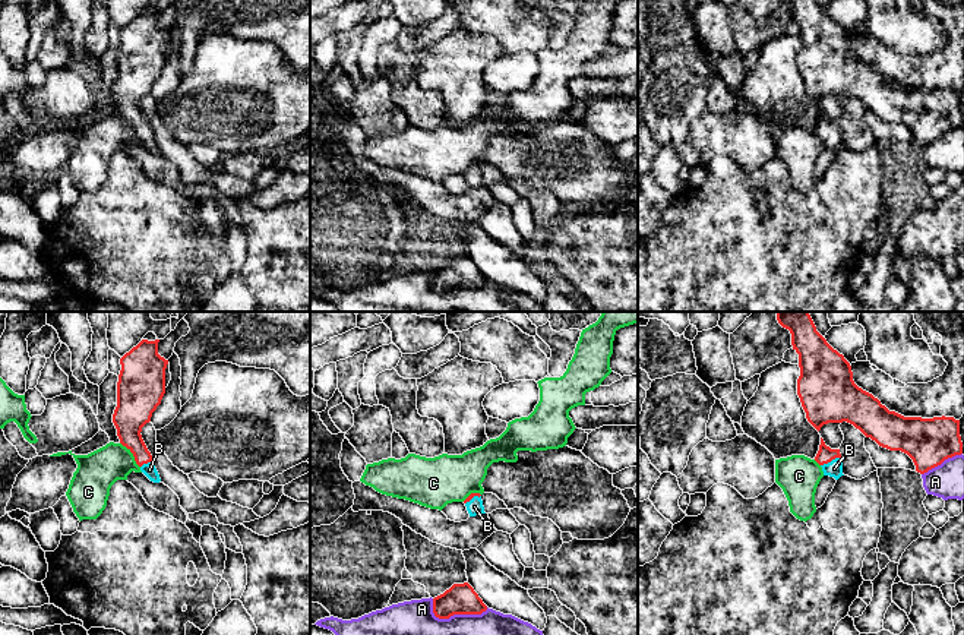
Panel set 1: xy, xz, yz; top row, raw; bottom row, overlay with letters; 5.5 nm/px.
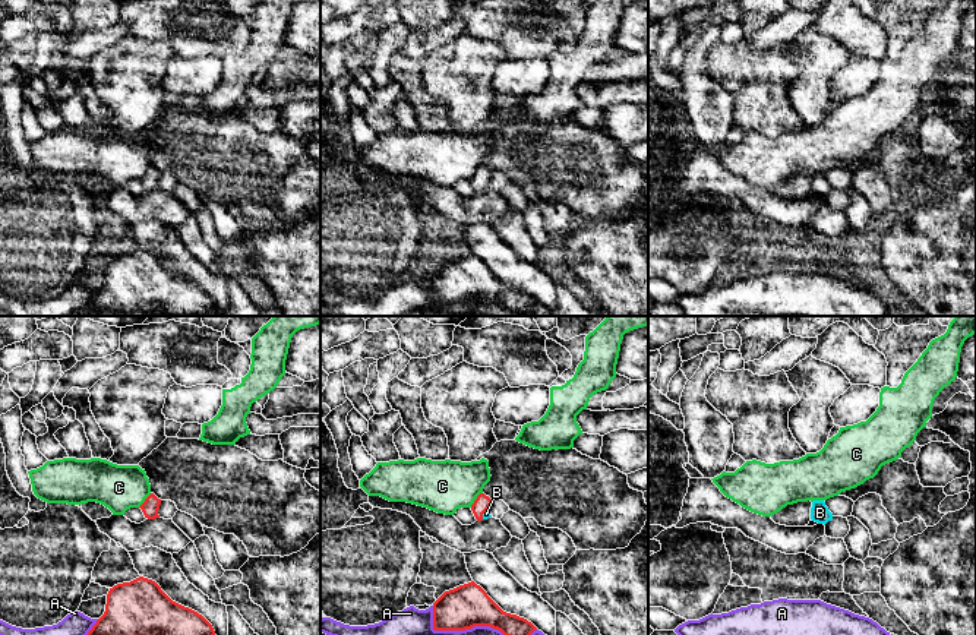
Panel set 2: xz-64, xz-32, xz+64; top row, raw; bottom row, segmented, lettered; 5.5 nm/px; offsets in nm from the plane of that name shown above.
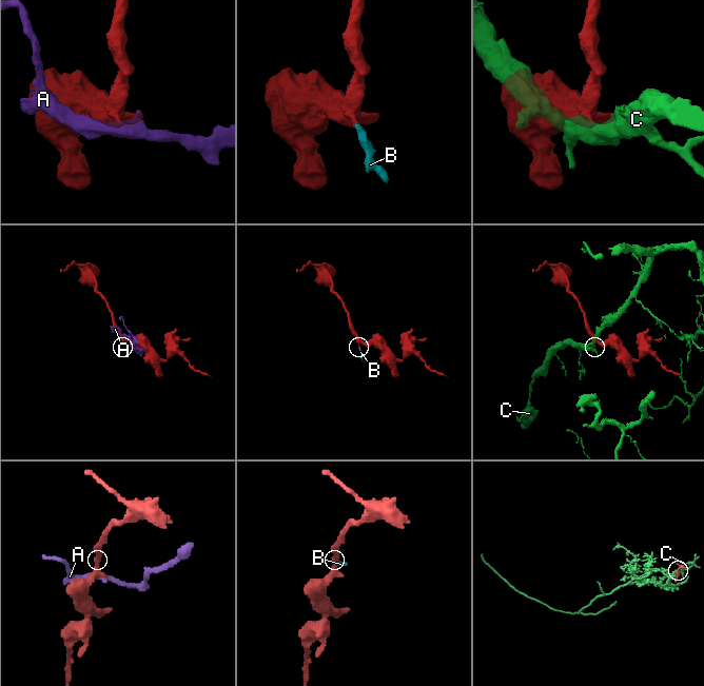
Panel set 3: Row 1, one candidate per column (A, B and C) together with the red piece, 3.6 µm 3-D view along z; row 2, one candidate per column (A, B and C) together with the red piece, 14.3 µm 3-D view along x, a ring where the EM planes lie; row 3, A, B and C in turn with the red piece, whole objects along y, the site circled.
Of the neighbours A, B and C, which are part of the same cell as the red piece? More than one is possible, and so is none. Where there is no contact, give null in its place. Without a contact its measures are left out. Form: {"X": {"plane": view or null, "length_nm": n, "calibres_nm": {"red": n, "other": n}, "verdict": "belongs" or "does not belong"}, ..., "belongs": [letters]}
{"A": {"plane": "xz", "length_nm": 320, "calibres_nm": {"red": 170, "other": 190}, "verdict": "does not belong"}, "B": {"plane": "yz", "length_nm": 120, "calibres_nm": {"red": 90, "other": 90}, "verdict": "belongs"}, "C": {"plane": "xy", "length_nm": 180, "calibres_nm": {"red": 200, "other": 220}, "verdict": "does not belong"}, "belongs": ["B"]}

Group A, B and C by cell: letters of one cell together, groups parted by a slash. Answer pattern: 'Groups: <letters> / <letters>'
Groups: A / B / C

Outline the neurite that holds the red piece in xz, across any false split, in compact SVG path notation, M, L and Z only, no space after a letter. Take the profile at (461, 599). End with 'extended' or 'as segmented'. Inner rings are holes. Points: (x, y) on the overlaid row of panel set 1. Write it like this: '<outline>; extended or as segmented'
M453 584L443 594L433 598L433 613L439 619L449 619L453 615L481 615L487 606L468 584Z; as segmented

